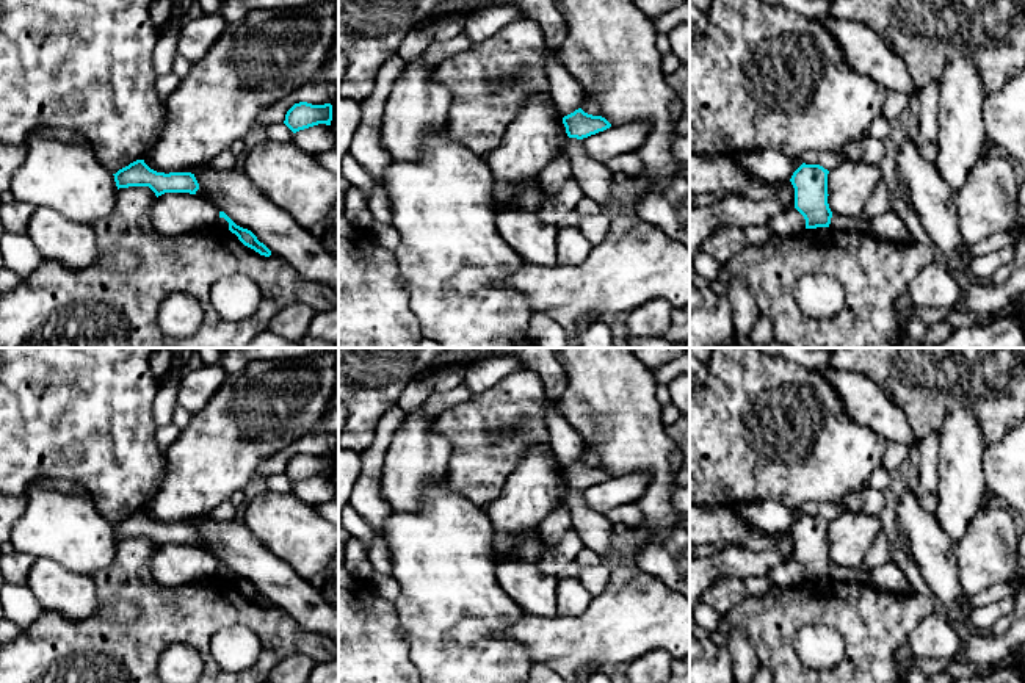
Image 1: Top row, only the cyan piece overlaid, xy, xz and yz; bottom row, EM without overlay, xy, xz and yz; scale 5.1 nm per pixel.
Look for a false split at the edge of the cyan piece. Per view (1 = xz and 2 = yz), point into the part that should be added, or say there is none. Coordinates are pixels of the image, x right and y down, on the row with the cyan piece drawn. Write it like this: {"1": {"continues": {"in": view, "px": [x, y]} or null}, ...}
{"1": {"continues": null}, "2": {"continues": null}}

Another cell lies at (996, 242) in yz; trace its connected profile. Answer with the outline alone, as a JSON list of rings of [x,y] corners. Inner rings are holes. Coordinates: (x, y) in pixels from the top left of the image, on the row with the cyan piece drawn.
[[[1009,230],[994,233],[980,243],[969,244],[962,255],[962,262],[965,268],[970,271],[970,263],[975,258],[986,255],[989,252],[995,252],[1005,246],[1014,246],[1016,241],[1017,241],[1017,235],[1011,233]]]

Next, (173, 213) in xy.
[[[165,193],[155,197],[150,222],[161,237],[180,237],[216,224],[219,210],[190,193]]]

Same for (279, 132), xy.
[[[284,122],[270,124],[266,127],[266,138],[277,143],[287,143],[293,139],[293,132]]]

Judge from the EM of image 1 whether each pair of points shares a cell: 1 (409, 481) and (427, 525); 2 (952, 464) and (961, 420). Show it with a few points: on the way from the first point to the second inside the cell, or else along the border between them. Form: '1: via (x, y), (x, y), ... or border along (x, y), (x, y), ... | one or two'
1: border along (444, 480), (422, 489), (416, 509), (392, 511) | two
2: via (961, 453), (961, 431) | one

